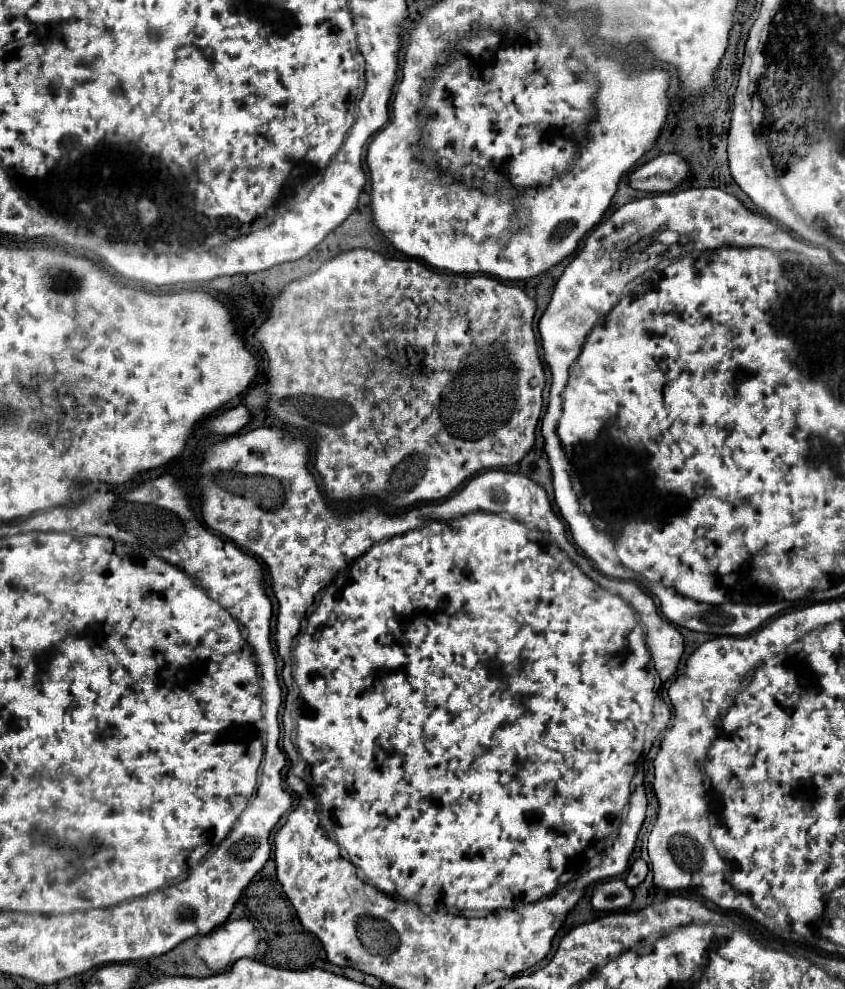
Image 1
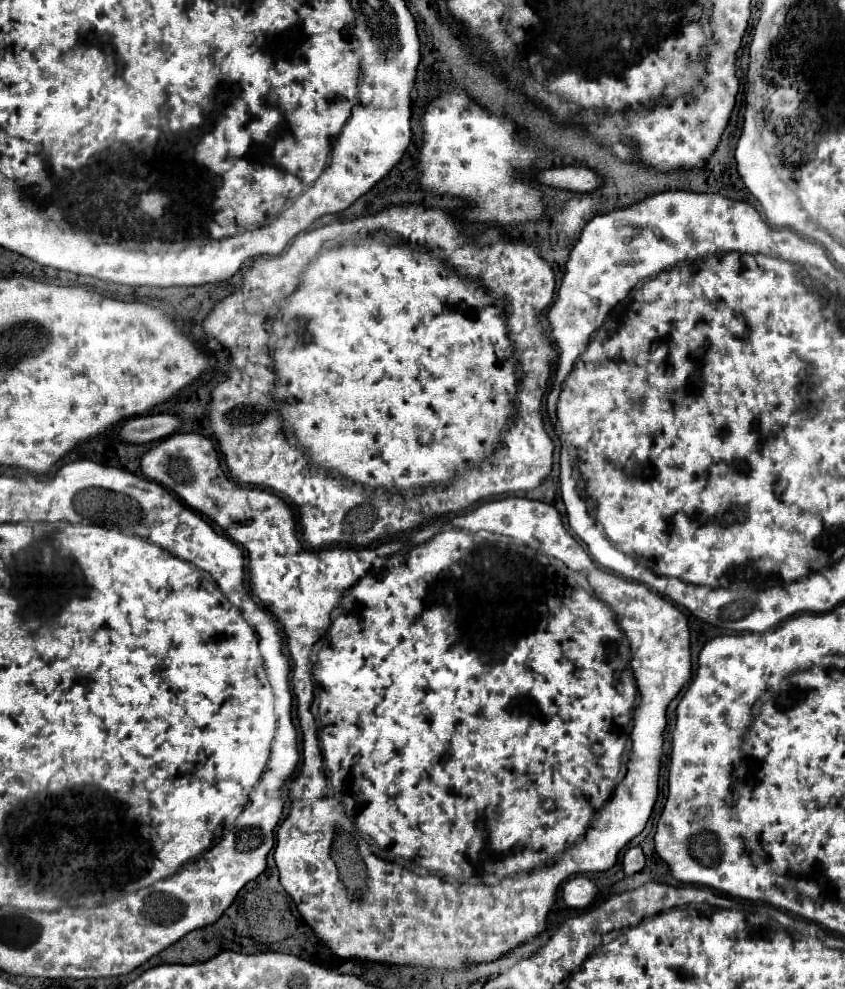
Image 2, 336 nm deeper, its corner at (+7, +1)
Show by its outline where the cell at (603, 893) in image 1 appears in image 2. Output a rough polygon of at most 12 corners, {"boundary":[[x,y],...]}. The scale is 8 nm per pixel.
{"boundary":[[585,875],[562,885],[562,899],[572,909],[584,909],[596,895]]}

